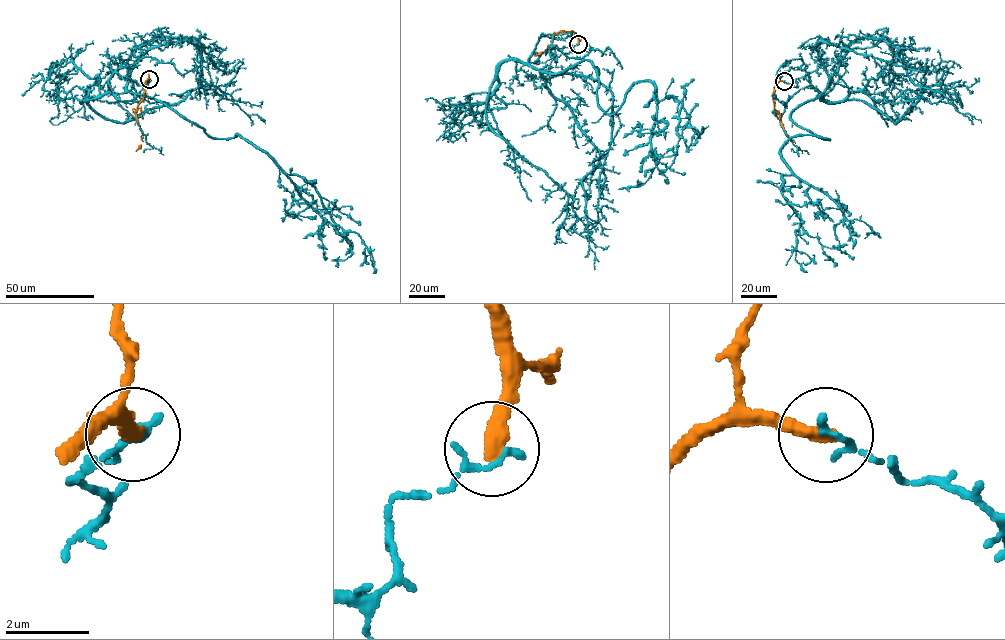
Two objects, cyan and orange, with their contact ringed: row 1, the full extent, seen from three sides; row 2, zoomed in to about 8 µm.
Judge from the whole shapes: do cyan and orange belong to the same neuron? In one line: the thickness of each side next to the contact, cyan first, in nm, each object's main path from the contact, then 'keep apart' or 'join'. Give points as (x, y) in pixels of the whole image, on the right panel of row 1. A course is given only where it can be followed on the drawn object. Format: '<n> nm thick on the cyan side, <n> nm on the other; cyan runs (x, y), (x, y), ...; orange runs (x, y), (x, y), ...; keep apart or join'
180 nm thick on the cyan side, 380 nm on the other; cyan runs (784, 81), (797, 87), (807, 74), (822, 94), (789, 116), (828, 139), (796, 135), (780, 151), (807, 272); orange runs (784, 81), (779, 81), (774, 87), (774, 108), (783, 130), (802, 153); keep apart

